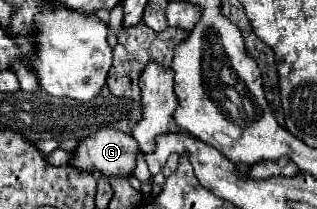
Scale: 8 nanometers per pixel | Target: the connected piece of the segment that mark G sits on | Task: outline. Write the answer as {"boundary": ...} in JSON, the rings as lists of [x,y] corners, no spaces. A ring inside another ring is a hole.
{"boundary":[[[103,128],[79,142],[71,152],[71,166],[83,172],[99,170],[105,178],[131,176],[137,152],[137,142],[133,142],[129,134]]]}

